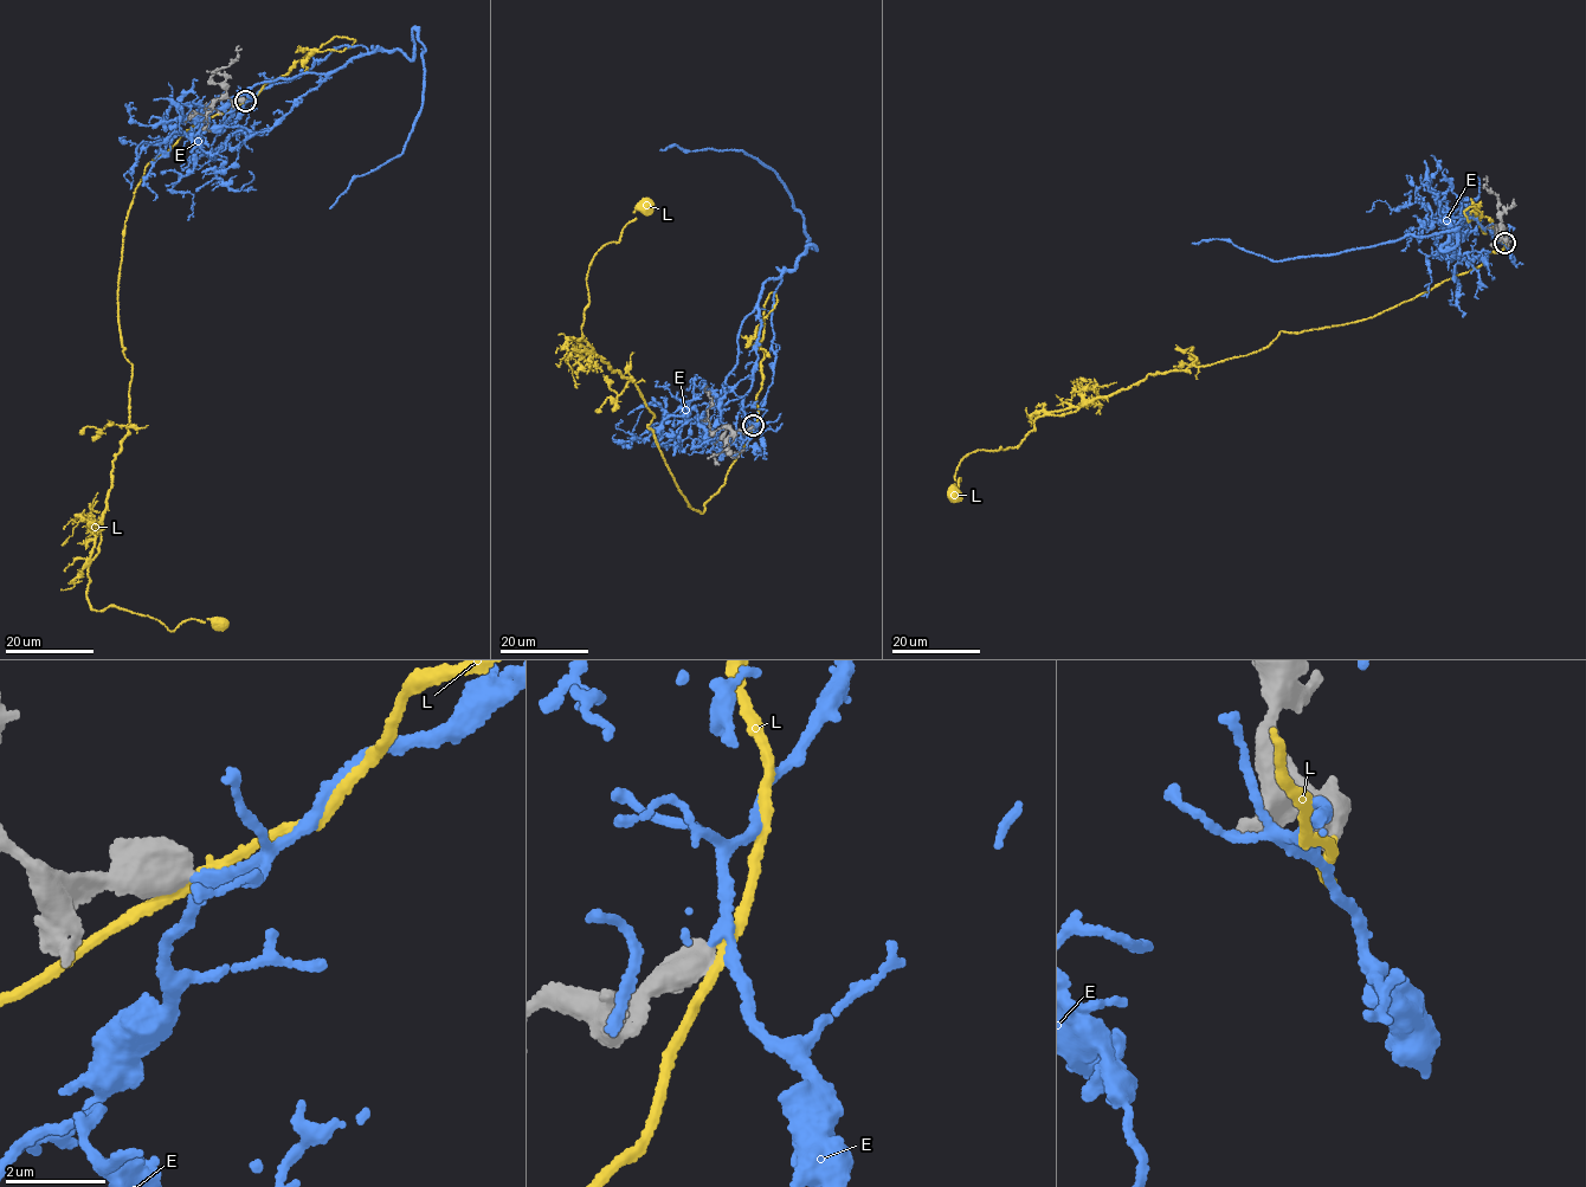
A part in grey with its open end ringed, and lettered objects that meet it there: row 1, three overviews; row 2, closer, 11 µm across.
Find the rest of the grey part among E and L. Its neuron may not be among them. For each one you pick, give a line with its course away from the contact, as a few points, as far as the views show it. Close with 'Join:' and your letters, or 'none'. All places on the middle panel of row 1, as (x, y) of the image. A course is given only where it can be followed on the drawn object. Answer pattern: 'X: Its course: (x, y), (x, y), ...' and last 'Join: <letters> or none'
E: Its course: (753, 425), (774, 371), (775, 288), (806, 247), (816, 249), (778, 174), (754, 157), (741, 150), (659, 150)
Join: E

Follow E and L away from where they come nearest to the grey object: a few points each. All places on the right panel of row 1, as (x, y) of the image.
E: (1504, 243), (1471, 218), (1449, 227), (1446, 251), (1457, 228), (1275, 260), (1229, 240), (1192, 243)
L: (1506, 243), (1367, 318), (1282, 331), (1248, 355), (1156, 372), (1050, 411), (1018, 445), (960, 458), (953, 495)

